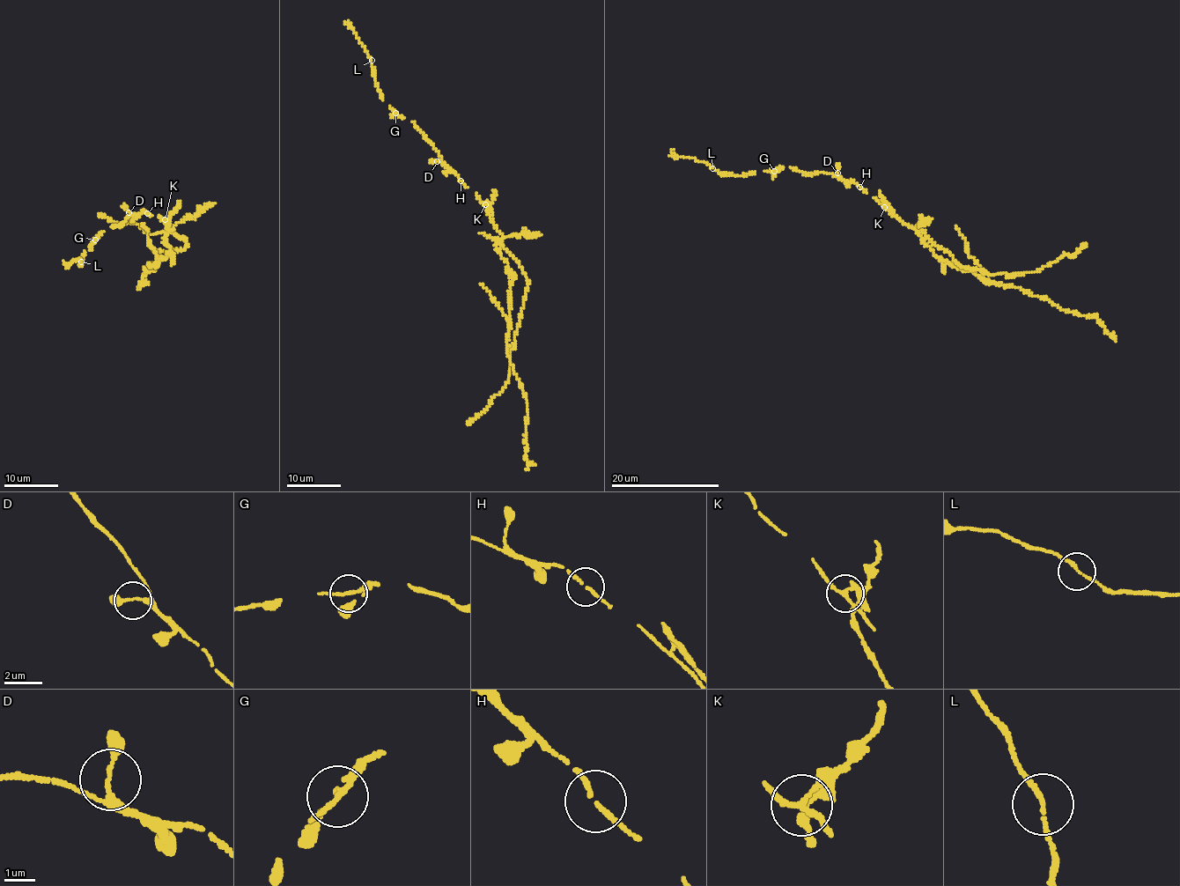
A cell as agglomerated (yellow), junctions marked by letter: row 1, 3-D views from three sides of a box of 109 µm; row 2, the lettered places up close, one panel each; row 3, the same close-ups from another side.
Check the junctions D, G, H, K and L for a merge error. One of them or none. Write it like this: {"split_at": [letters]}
{"split_at": ["K"]}

